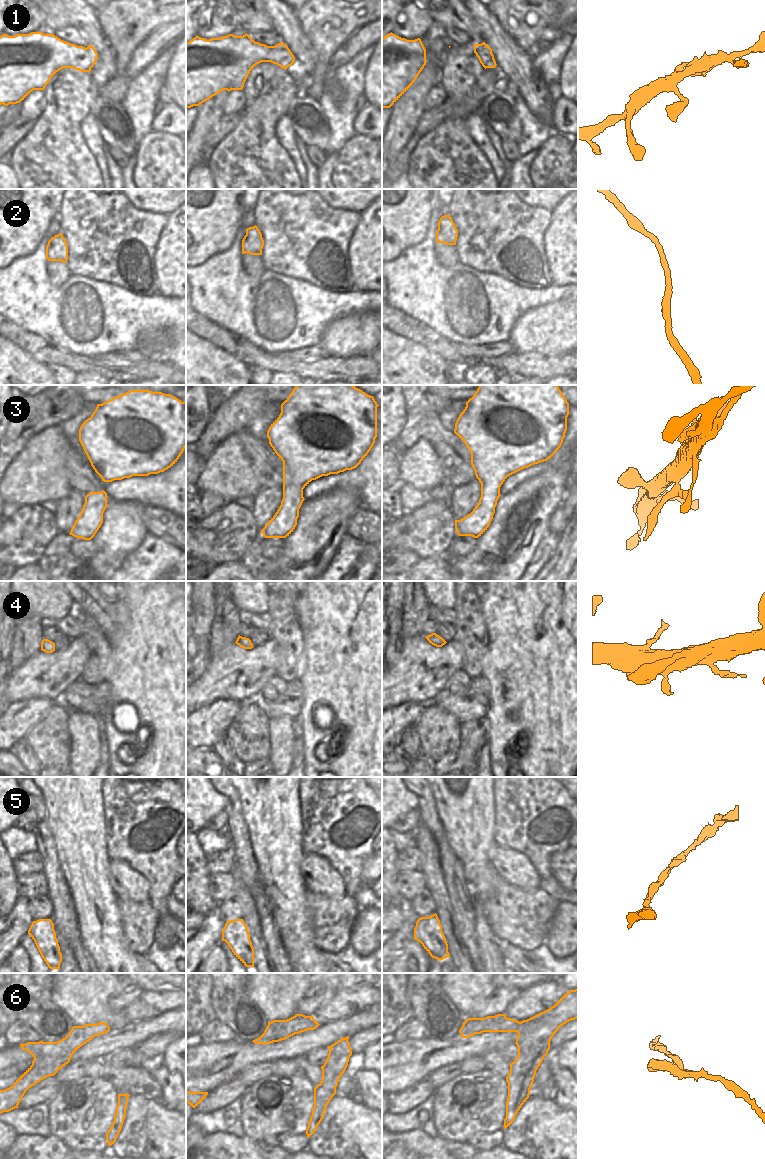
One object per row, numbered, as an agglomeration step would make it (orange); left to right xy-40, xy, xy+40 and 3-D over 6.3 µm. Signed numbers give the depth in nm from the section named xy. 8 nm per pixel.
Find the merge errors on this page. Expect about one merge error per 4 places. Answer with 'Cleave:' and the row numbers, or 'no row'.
Cleave: no row

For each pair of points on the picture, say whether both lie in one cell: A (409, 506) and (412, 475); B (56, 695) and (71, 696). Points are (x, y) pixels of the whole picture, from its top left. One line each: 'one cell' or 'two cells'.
A: two cells
B: two cells

